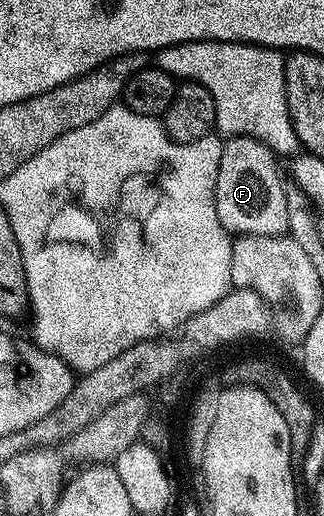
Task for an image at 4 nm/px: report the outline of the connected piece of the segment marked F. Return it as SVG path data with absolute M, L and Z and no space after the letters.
M232 136L224 142L222 160L218 160L218 180L216 181L216 211L218 220L228 229L229 235L253 234L254 236L287 235L286 220L286 178L280 175L278 155L270 147L253 138Z

